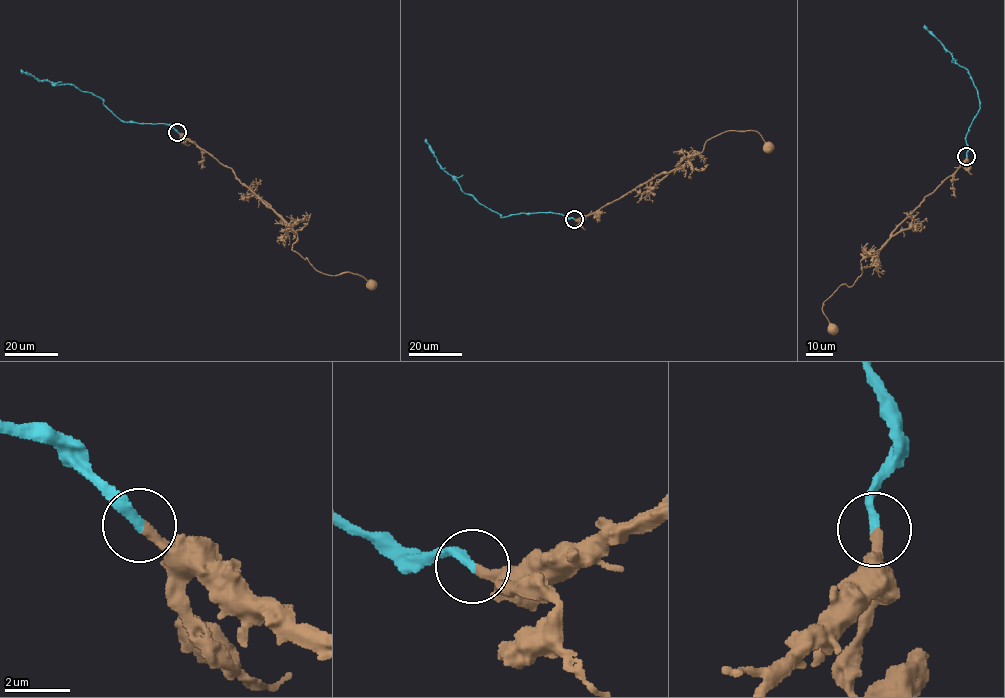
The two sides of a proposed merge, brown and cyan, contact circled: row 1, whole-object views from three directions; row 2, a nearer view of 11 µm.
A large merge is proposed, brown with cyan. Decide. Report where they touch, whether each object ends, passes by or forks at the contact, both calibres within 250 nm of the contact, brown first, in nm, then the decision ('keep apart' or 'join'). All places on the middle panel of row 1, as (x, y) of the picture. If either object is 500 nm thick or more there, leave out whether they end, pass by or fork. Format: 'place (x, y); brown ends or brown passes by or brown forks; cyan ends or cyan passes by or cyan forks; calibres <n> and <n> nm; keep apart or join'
place (574, 219); brown ends; cyan ends; calibres 280 and 320 nm; join

